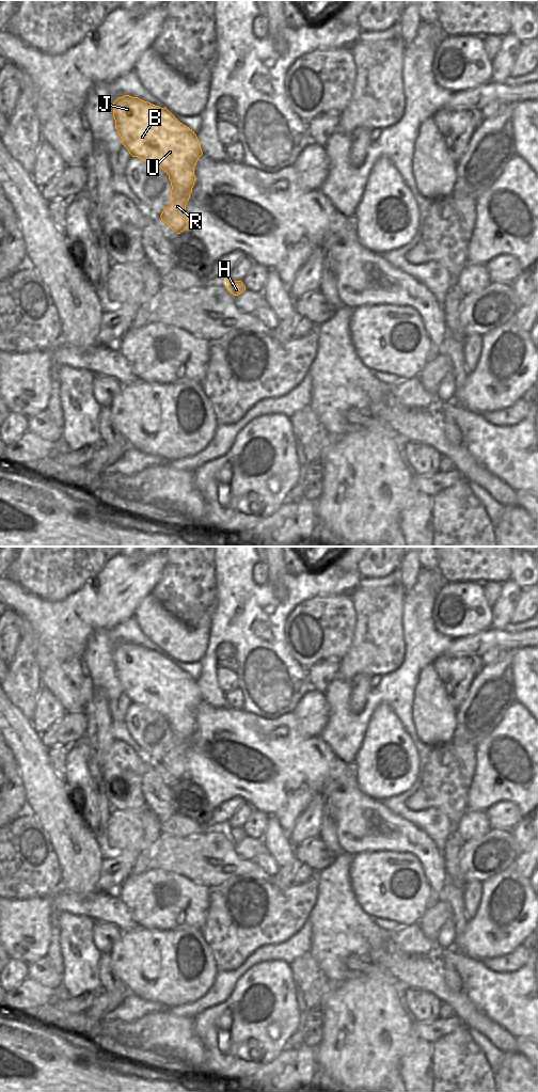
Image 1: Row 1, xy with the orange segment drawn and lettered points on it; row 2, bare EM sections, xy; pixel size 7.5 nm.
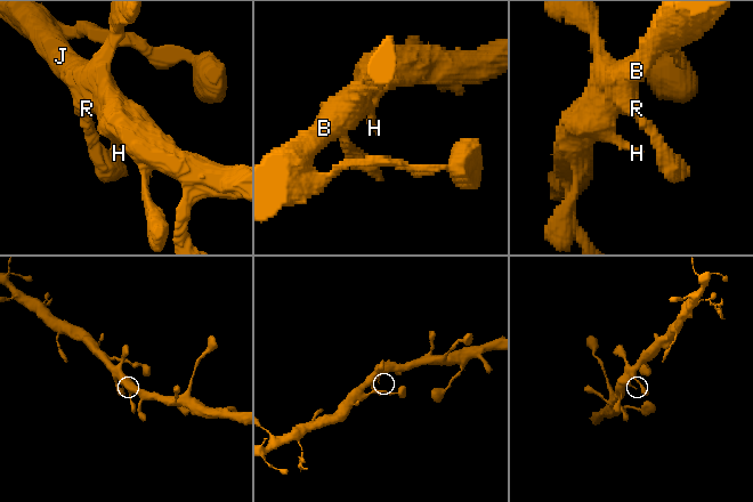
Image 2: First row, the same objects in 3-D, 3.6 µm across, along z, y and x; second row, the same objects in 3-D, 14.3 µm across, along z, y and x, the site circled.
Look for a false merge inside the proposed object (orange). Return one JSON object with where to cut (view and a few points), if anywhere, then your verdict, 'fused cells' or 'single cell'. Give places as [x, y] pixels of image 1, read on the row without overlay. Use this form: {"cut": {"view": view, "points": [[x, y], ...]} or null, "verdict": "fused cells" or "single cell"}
{"cut": null, "verdict": "single cell"}

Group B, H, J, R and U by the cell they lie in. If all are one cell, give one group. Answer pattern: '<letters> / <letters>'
B H J R U

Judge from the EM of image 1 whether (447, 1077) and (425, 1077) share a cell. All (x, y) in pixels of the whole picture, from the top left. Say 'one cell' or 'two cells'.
two cells

